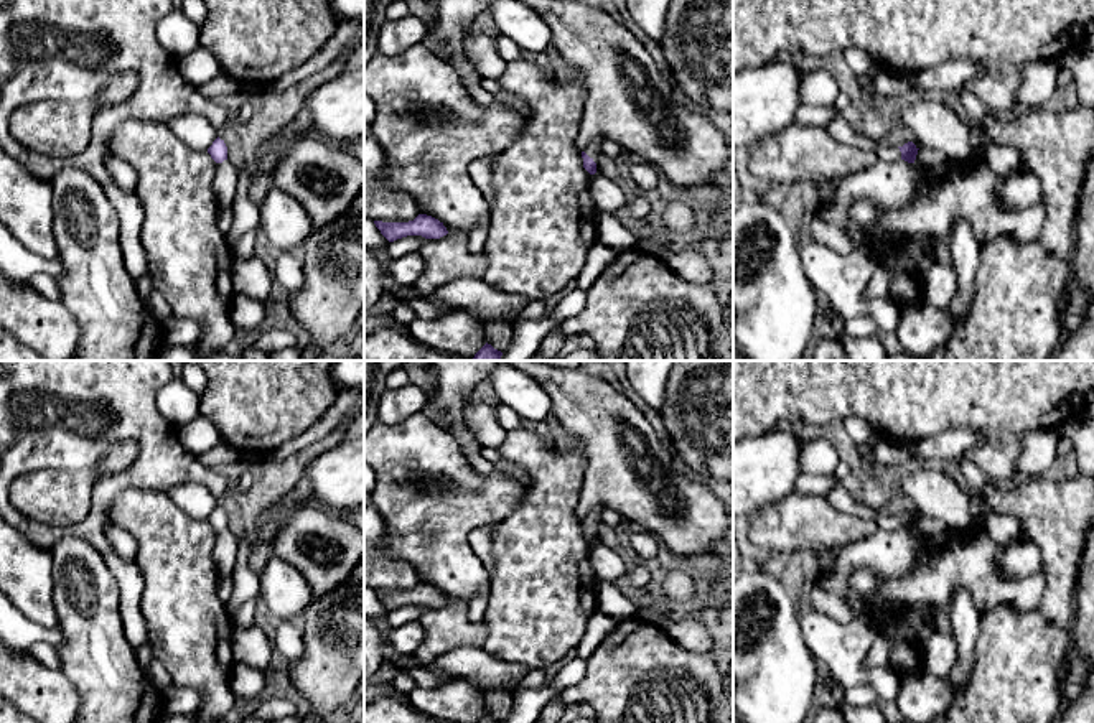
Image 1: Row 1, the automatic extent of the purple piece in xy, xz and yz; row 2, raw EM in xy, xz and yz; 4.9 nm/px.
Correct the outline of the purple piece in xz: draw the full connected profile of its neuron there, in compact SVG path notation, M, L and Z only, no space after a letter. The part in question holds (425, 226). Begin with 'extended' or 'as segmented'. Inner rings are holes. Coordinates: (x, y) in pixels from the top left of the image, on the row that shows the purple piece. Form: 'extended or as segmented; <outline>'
as segmented; M418 214L414 221L409 221L409 222L374 221L374 224L389 242L394 242L407 236L440 239L448 234L443 222L427 214Z

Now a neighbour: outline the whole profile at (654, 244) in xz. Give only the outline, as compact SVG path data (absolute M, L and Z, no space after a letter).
M659 232L656 234L648 234L641 239L638 239L638 250L659 255L661 252L667 252L672 247L669 240L666 240Z

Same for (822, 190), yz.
M820 180L809 184L809 199L829 201L835 193L837 180Z

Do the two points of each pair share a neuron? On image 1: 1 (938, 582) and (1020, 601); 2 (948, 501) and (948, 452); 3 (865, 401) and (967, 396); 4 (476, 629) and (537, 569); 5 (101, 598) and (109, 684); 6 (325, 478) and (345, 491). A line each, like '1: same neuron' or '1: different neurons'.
1: same neuron
2: different neurons
3: same neuron
4: different neurons
5: same neuron
6: same neuron

